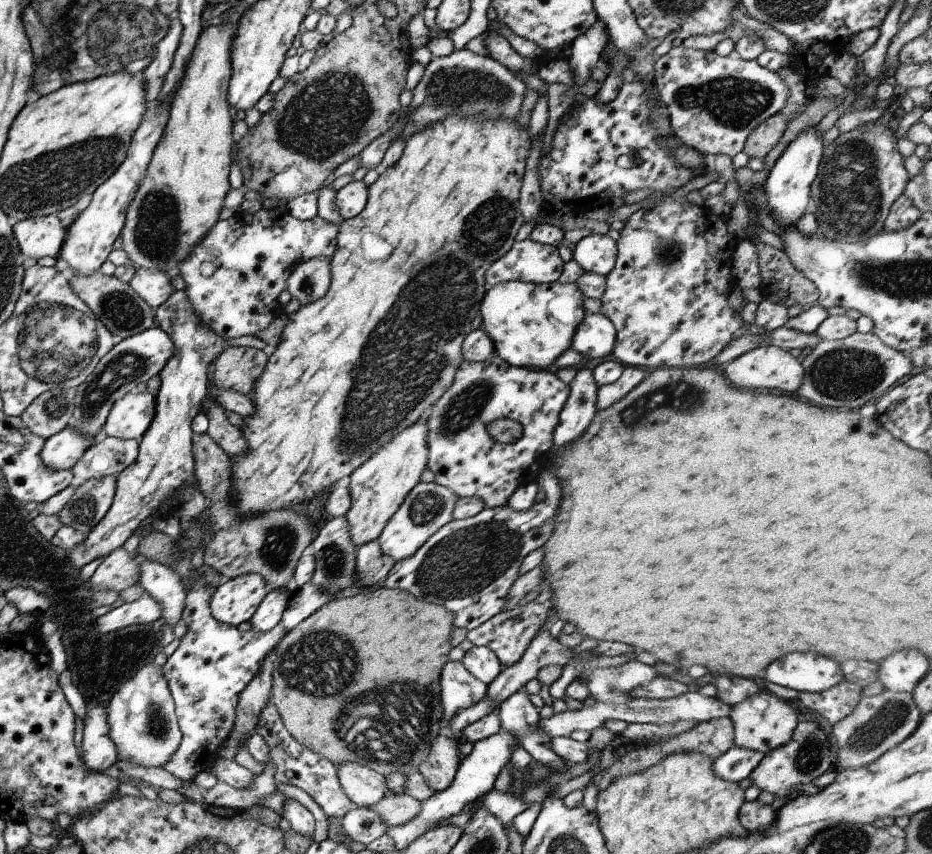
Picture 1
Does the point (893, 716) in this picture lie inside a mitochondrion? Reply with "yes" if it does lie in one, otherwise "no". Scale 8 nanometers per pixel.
yes

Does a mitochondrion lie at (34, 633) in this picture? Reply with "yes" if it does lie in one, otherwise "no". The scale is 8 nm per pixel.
no

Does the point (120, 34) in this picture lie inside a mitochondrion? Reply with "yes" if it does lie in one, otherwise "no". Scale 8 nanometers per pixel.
yes

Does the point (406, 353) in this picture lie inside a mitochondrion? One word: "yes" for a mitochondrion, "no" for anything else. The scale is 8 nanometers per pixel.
yes

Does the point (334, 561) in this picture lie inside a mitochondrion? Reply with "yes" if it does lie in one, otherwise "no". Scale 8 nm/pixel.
yes

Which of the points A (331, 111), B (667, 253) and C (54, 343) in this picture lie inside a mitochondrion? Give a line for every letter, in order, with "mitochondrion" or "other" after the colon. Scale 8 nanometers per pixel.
A: mitochondrion
B: mitochondrion
C: mitochondrion

